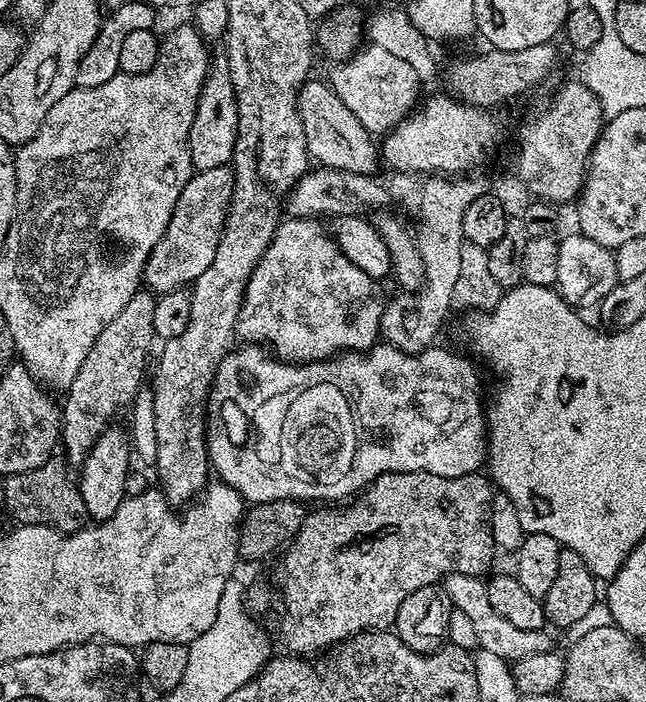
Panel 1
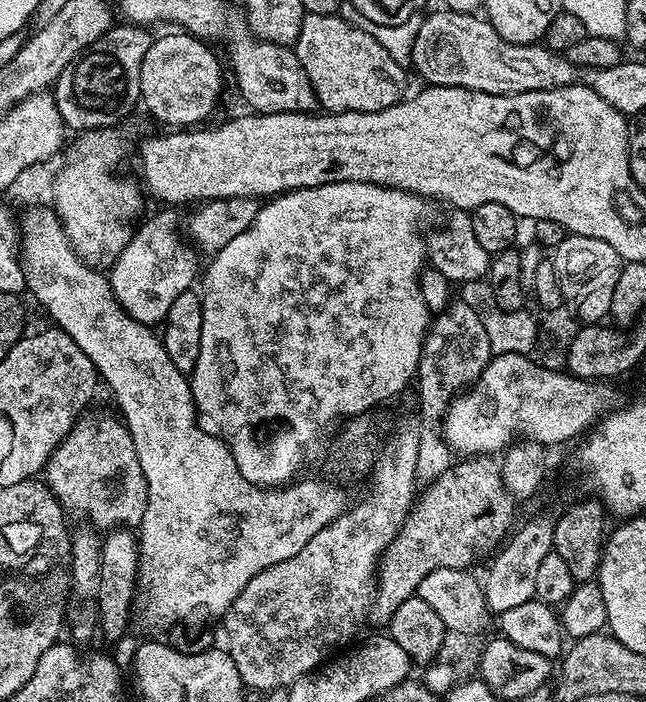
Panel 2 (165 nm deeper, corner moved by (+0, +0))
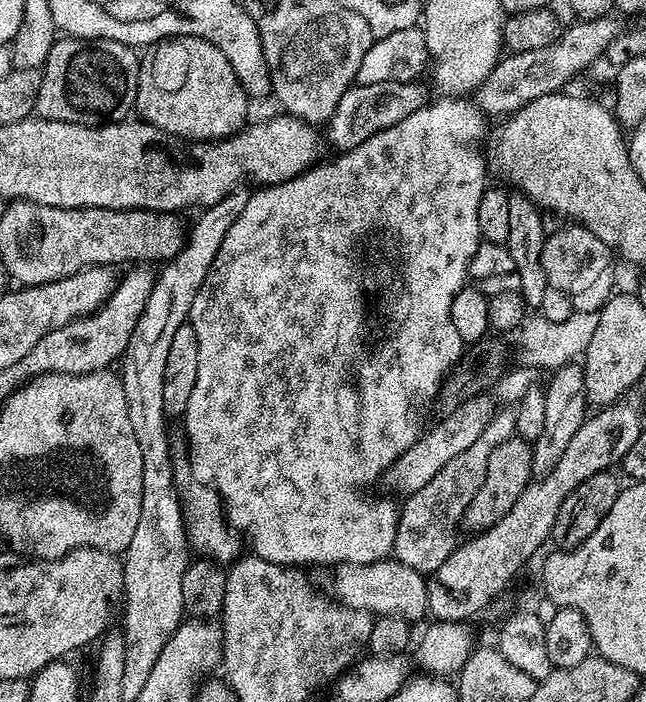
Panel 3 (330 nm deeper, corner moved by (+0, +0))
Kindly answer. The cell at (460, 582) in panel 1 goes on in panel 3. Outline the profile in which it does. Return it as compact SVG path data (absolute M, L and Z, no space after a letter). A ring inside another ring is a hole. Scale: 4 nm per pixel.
M395 559L379 560L373 564L341 564L336 572L336 596L347 608L358 608L362 612L382 616L403 616L409 622L417 622L429 615L429 581L421 573L410 570L410 566Z

